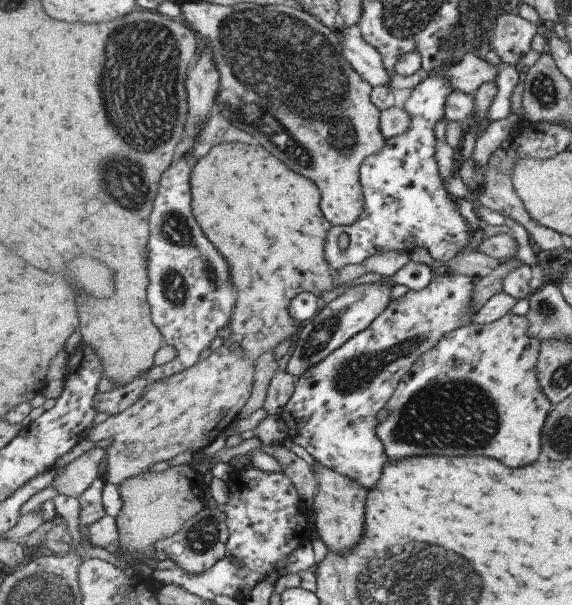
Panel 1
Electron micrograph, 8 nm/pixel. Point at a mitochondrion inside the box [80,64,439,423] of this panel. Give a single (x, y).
(176, 231)

